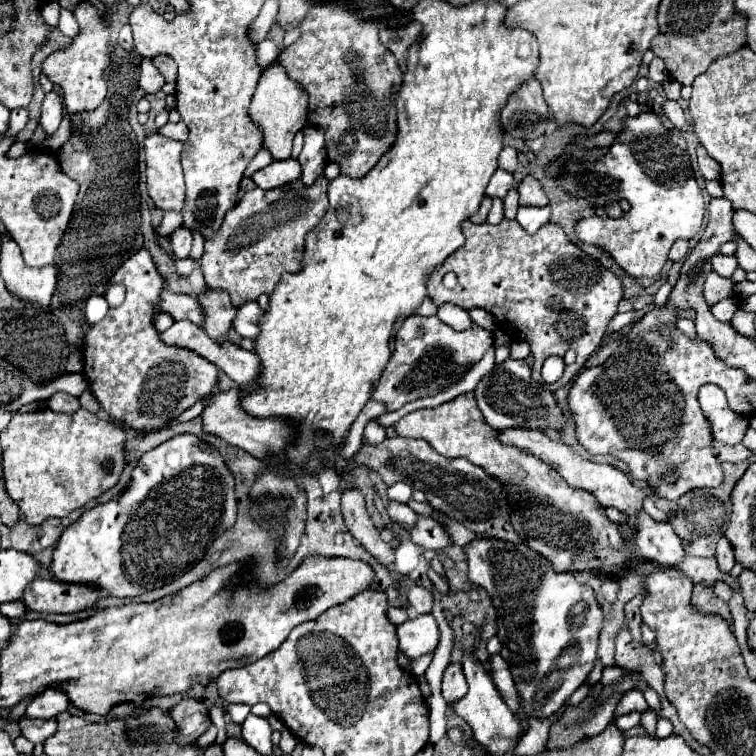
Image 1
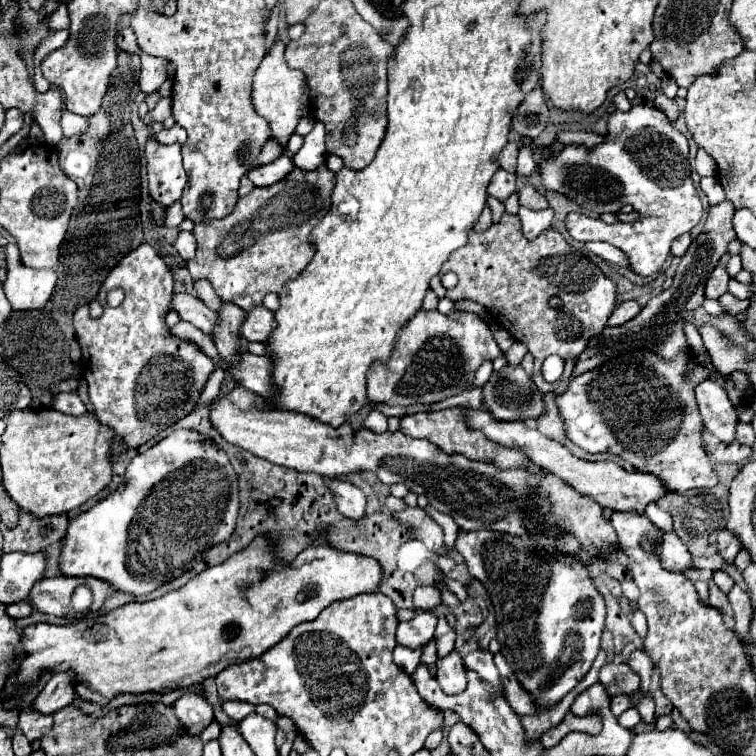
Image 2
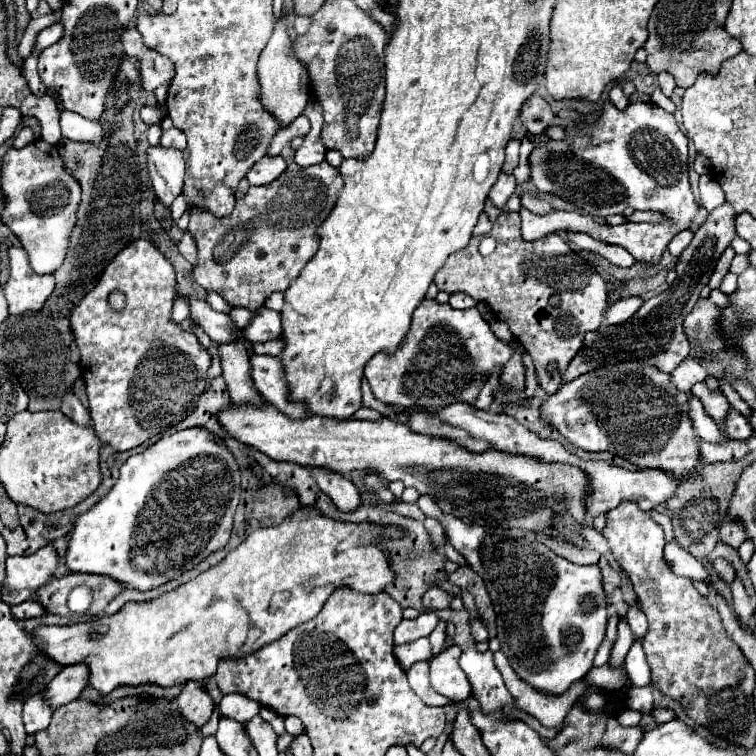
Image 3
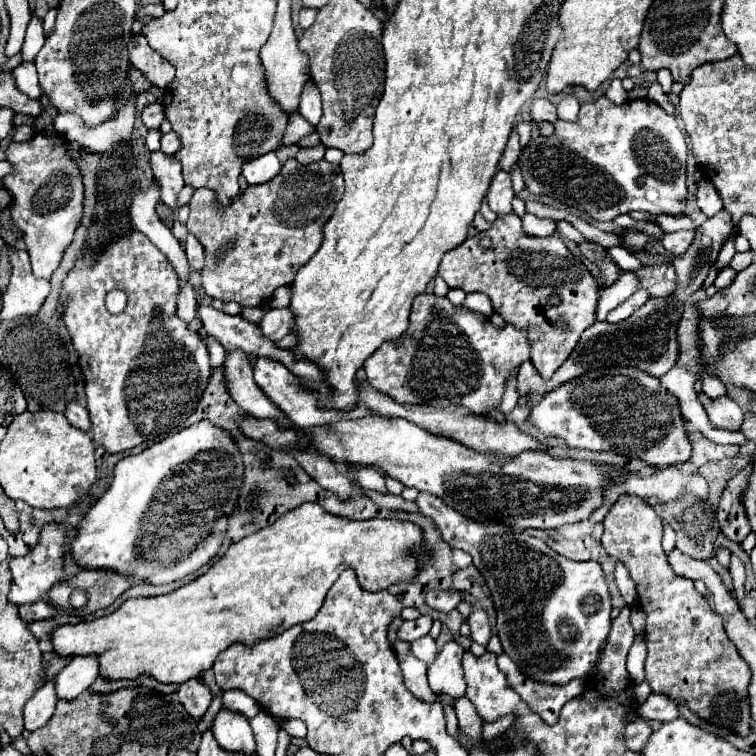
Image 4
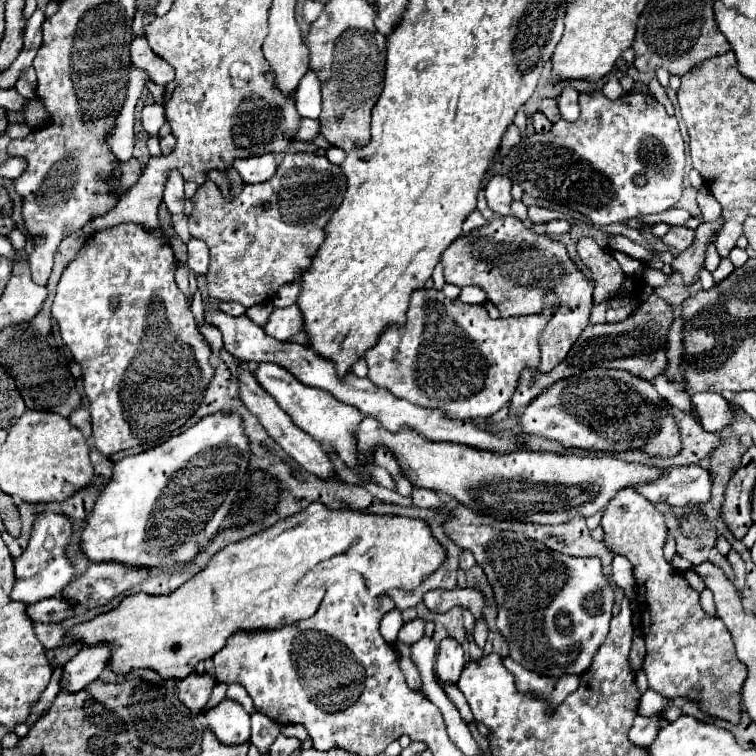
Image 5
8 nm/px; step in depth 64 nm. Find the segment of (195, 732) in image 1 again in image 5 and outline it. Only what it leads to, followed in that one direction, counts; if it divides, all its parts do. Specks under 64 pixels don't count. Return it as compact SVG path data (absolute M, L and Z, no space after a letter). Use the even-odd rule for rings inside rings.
M190 674L178 682L178 698L192 710L202 712L214 688L214 680L208 674Z

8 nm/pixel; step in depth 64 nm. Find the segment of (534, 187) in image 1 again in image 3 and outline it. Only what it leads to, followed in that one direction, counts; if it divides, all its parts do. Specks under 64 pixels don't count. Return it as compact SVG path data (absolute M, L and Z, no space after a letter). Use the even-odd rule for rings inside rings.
M522 194L520 200L522 200L522 206L526 210L530 210L530 212L536 212L536 214L548 214L548 212L552 212L552 206L548 202L544 202L544 200L540 200L540 198L532 196L532 194Z

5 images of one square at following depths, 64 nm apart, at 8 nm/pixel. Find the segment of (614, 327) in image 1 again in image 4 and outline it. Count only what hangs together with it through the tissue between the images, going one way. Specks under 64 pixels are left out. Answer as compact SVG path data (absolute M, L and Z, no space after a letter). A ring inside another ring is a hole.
M638 290L638 292L634 292L626 302L622 302L618 308L614 308L614 310L608 314L606 322L616 324L616 322L626 320L626 318L632 316L632 314L634 314L646 300L648 300L648 292L646 292L646 290Z

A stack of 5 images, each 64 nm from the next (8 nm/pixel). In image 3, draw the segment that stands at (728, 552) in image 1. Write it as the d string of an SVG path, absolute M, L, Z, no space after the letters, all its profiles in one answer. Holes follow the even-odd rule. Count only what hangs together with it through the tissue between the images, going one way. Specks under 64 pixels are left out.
M724 518L722 526L720 526L720 540L726 546L732 546L732 548L738 550L740 544L746 540L746 532L744 532L740 522L732 522L730 518Z

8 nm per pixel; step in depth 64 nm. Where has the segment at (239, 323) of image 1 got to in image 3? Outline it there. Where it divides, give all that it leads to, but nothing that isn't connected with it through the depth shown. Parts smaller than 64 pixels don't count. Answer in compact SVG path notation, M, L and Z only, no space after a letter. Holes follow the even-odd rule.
M260 308L254 314L254 320L250 320L250 324L244 328L244 338L248 342L266 342L278 338L280 332L282 332L280 314L268 308Z

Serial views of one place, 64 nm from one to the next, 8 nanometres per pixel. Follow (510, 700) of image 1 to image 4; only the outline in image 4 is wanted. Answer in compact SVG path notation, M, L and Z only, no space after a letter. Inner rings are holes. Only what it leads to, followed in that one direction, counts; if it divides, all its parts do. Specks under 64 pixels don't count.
M506 654L498 656L498 668L506 672L506 678L510 680L510 688L514 688L514 692L518 692L518 696L526 704L530 704L530 710L538 712L538 716L546 724L556 724L566 700L580 696L582 688L586 686L586 680L572 680L570 684L564 684L564 686L540 684L524 676L522 672L518 672L516 664Z

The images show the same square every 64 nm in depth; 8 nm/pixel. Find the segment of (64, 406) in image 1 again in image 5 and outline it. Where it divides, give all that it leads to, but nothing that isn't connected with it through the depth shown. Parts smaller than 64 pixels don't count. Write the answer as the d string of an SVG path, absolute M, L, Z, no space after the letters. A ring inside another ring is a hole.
M76 408L72 414L70 414L70 424L74 424L78 430L82 430L82 434L86 438L92 436L92 424L90 424L90 412L86 408Z

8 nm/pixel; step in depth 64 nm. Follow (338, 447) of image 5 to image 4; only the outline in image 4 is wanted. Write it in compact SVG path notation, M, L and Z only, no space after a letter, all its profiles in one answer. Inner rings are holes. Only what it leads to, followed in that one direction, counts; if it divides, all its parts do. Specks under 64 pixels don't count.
M266 356L254 360L254 380L260 386L260 390L290 418L290 422L298 428L304 428L304 430L310 430L314 426L328 426L328 424L334 424L334 422L344 420L344 418L356 420L356 418L364 418L364 416L374 414L374 412L370 412L370 408L360 408L360 406L350 410L350 412L336 412L336 410L318 408L318 394L306 392L306 388L300 386L300 380L282 362L268 360ZM350 466L350 472L358 476L358 484L364 488L364 490L376 490L376 492L388 492L386 490L386 484L384 484L384 476L366 466L366 468L358 468L358 466Z

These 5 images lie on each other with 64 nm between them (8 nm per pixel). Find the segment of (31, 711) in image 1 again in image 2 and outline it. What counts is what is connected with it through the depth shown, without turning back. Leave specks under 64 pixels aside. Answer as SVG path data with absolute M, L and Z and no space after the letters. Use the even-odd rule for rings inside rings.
M54 674L48 684L44 686L44 690L38 694L38 698L34 700L32 708L40 714L54 714L56 710L68 706L74 702L74 680L72 674Z

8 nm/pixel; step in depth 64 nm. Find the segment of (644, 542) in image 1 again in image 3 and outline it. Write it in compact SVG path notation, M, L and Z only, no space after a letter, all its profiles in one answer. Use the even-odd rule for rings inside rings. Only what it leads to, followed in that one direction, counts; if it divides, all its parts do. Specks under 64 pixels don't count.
M676 540L666 542L664 560L672 568L672 572L676 572L678 576L686 576L686 578L692 578L692 580L708 582L708 574L704 570L704 564L700 560L696 560L694 556L690 556Z

